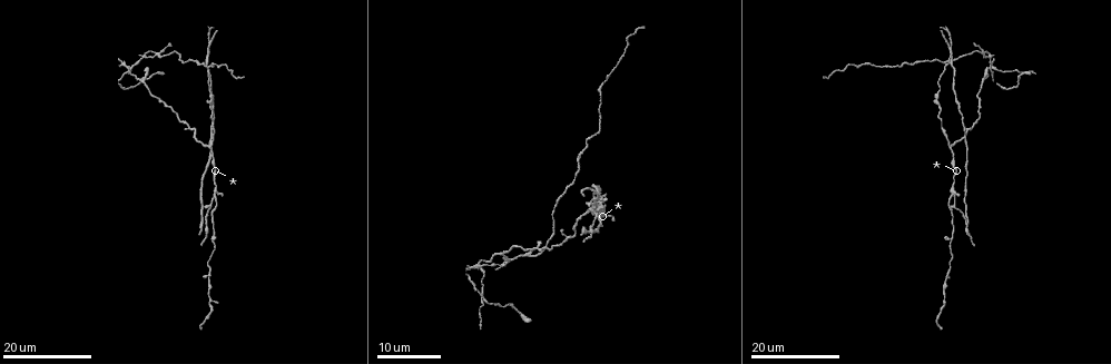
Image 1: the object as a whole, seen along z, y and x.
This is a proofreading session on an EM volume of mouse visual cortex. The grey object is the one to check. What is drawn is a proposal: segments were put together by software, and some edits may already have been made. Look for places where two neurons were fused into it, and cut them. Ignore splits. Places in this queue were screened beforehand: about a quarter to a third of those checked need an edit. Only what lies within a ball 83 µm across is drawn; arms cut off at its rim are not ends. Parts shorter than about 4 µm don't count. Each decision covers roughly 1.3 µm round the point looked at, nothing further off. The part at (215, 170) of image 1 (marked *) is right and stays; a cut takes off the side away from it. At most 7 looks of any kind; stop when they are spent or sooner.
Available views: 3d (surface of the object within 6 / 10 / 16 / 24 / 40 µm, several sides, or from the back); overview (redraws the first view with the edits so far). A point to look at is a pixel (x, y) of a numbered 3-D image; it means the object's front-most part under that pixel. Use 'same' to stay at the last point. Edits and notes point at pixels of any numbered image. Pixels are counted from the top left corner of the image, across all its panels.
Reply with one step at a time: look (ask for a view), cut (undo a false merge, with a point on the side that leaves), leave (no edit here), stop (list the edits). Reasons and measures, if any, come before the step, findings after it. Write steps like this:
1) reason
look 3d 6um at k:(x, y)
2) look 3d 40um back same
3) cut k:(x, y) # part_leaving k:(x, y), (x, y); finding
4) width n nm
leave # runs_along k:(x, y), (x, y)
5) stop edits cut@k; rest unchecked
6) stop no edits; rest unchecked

look 3d 16um at 1:(217, 193)

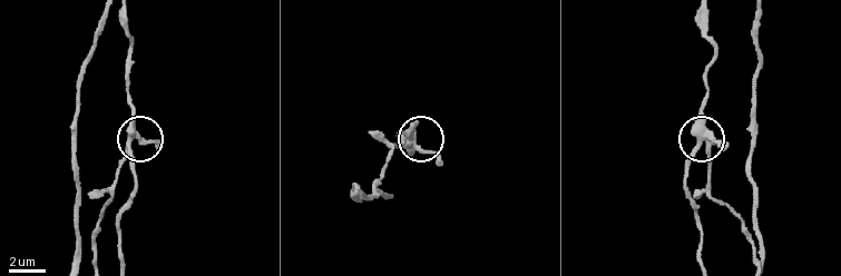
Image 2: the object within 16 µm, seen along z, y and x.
look 3d 6um at 2:(130, 144)

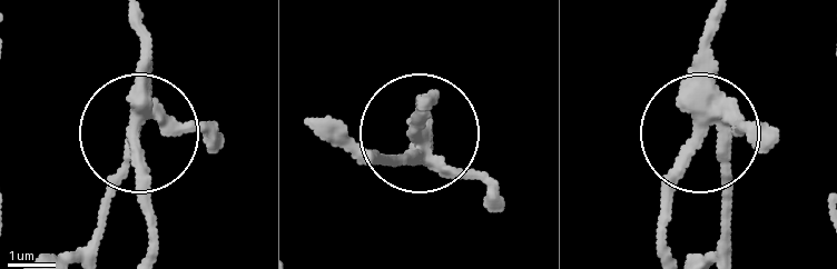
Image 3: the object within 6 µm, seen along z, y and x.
width 340 nm
cut 3:(406, 162) # part_leaving 3:(427, 142), (375, 158); a second neuron is stuck on

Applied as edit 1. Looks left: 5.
branch point
look 3d 16um at 1:(211, 146)

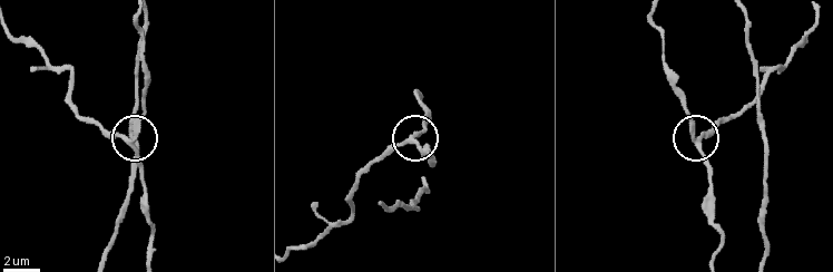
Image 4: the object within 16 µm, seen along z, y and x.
look 3d 6um at 4:(696, 140)

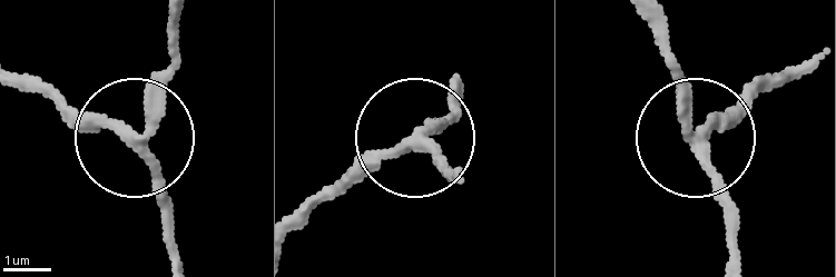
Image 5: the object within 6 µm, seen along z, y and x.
leave # runs_along 5:(738, 249), (661, 21); continuous, no second neuron

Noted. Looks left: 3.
look 3d 24um at 1:(483, 264)

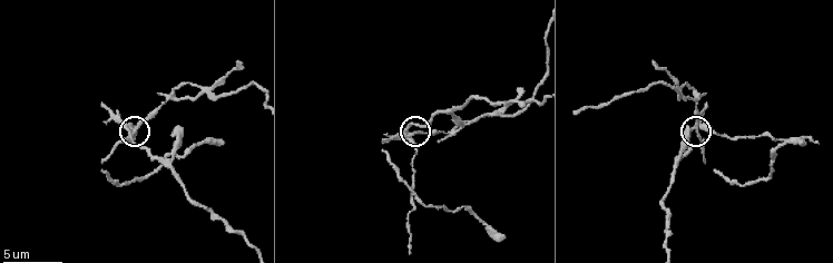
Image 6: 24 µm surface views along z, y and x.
look 3d 6um at 6:(698, 130)

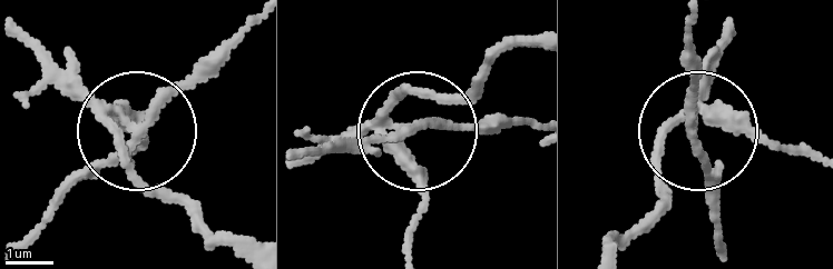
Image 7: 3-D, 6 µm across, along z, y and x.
arms 5
cut 7:(427, 175) # part_leaving 7:(379, 118), (531, 126); two neurons meet here

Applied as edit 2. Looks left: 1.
stop edits cut@3, cut@7; rest unchecked

